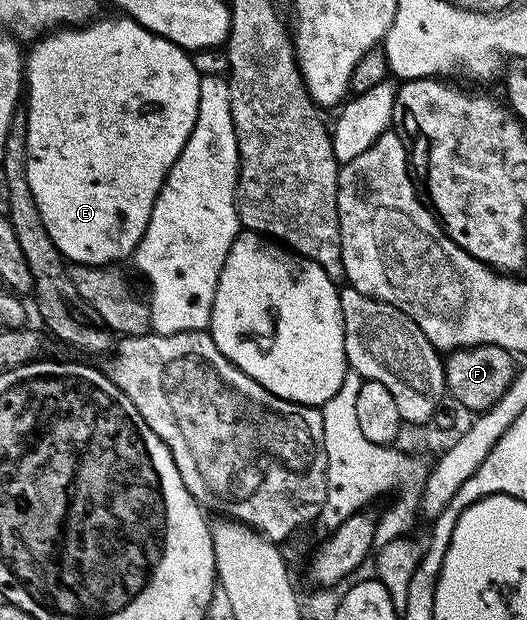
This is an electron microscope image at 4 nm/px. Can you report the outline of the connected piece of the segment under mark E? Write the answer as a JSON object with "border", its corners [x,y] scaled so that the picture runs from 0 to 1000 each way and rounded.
{"border":[[[239,27],[218,29],[226,31],[190,29],[186,34],[167,35],[156,47],[106,47],[65,65],[57,71],[59,84],[53,81],[47,89],[55,305],[70,324],[78,356],[85,356],[85,369],[93,369],[93,382],[101,382],[101,395],[108,395],[121,419],[178,431],[226,427],[231,418],[247,419],[254,413],[260,395],[283,363],[290,331],[313,298],[321,273],[328,273],[328,260],[336,260],[336,253],[343,253],[343,240],[351,240],[351,227],[359,227],[359,215],[366,215],[366,202],[374,195],[374,163],[378,161],[381,126],[374,111],[366,111],[361,87],[345,76],[328,73],[313,60],[292,56],[288,50],[275,47],[260,34]]]}

